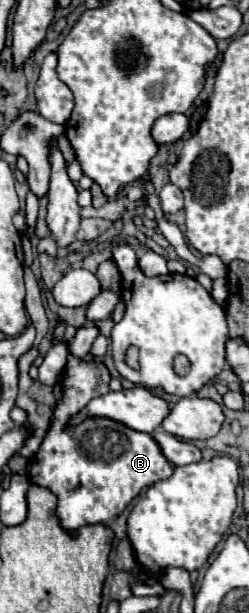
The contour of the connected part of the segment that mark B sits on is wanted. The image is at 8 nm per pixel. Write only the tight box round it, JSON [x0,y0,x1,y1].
[30,353,174,531]

